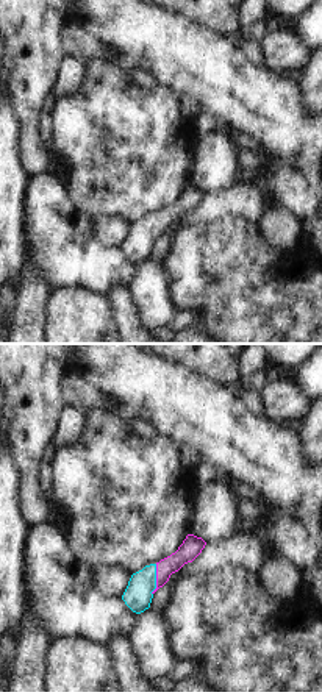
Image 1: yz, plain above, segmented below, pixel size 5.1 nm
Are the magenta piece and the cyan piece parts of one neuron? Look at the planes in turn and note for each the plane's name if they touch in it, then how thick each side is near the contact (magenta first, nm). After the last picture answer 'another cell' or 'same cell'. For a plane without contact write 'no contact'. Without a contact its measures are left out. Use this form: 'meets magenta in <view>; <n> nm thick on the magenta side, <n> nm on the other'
meets magenta in yz; 110 nm thick on the magenta side, 150 nm on the other

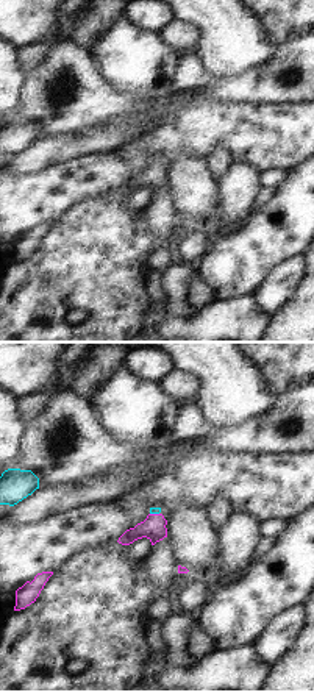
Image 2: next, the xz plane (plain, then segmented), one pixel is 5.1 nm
meets magenta in xz; 120 nm thick on the magenta side, 30 nm on the other

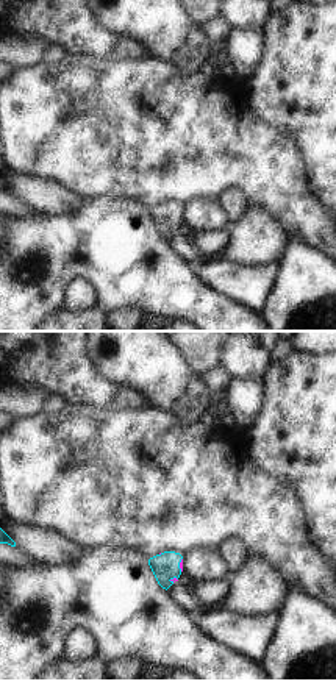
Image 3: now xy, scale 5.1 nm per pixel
meets magenta in xy; 20 nm thick on the magenta side, 140 nm on the other

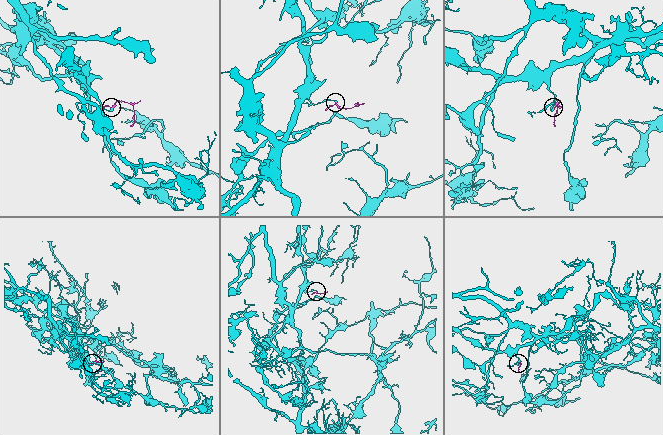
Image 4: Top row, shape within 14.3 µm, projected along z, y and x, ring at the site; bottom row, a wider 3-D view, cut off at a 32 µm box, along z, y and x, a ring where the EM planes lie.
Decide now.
same cell

